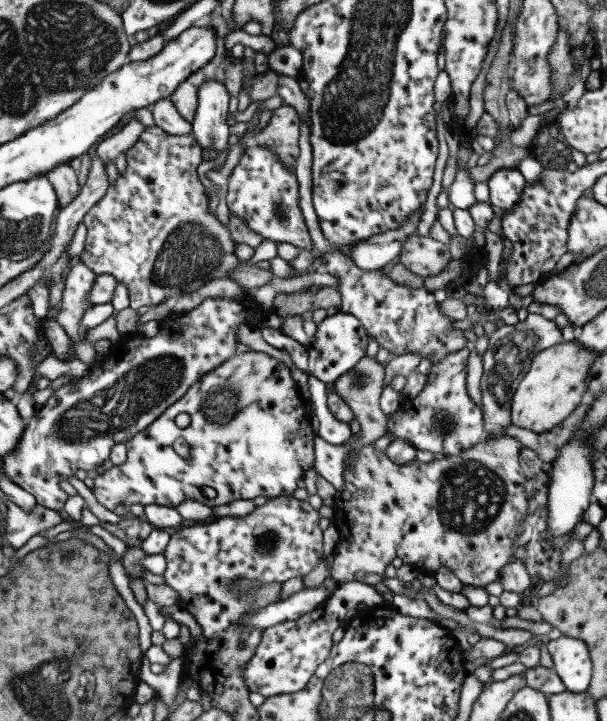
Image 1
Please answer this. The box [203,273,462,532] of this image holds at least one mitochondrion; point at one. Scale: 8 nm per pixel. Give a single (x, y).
(359, 381)

